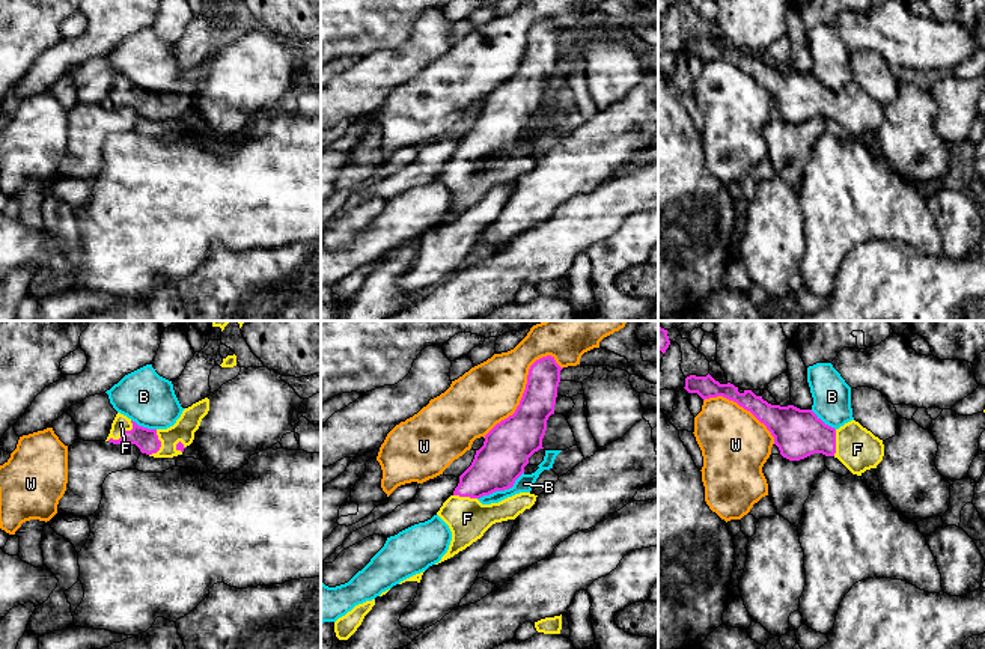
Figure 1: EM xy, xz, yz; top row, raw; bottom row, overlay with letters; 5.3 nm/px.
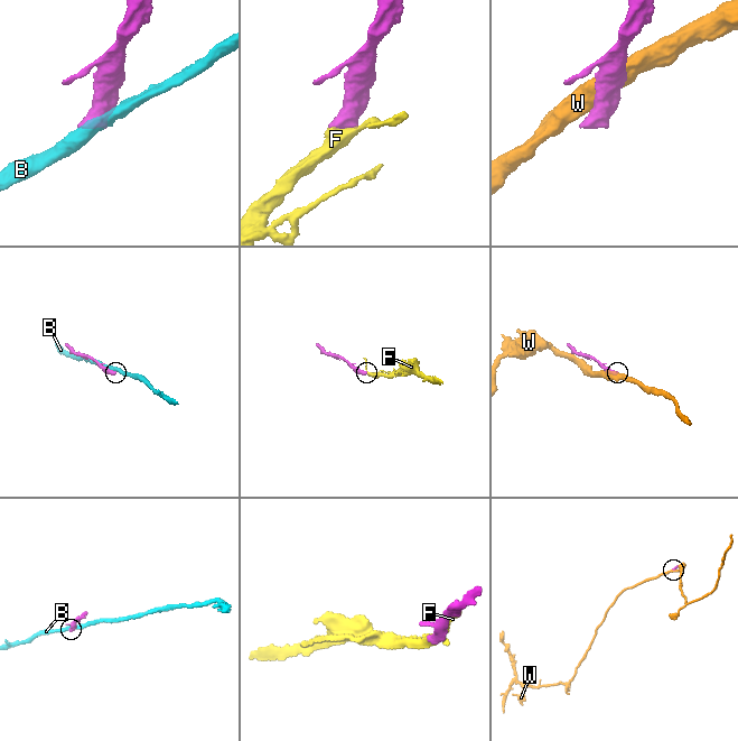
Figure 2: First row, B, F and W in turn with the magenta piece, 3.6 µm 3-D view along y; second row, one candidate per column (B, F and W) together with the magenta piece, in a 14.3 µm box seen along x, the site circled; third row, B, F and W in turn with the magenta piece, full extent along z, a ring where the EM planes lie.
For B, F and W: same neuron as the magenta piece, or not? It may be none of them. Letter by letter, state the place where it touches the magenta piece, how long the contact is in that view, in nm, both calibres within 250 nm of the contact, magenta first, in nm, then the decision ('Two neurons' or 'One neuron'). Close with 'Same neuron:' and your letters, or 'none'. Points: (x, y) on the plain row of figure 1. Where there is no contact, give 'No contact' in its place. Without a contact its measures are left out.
B: Touches magenta at xz (502, 152). Shared border 280 nm. Thickness 260 nm (magenta) against 90 nm. Two neurons
F: Touches magenta at xy (122, 97). Shared border 170 nm. Thickness 120 nm (magenta) against 90 nm. One neuron
W: Touches magenta at xz (523, 56). Shared border 600 nm. Thickness 240 nm (magenta) against 320 nm. Two neurons
Same neuron: F

